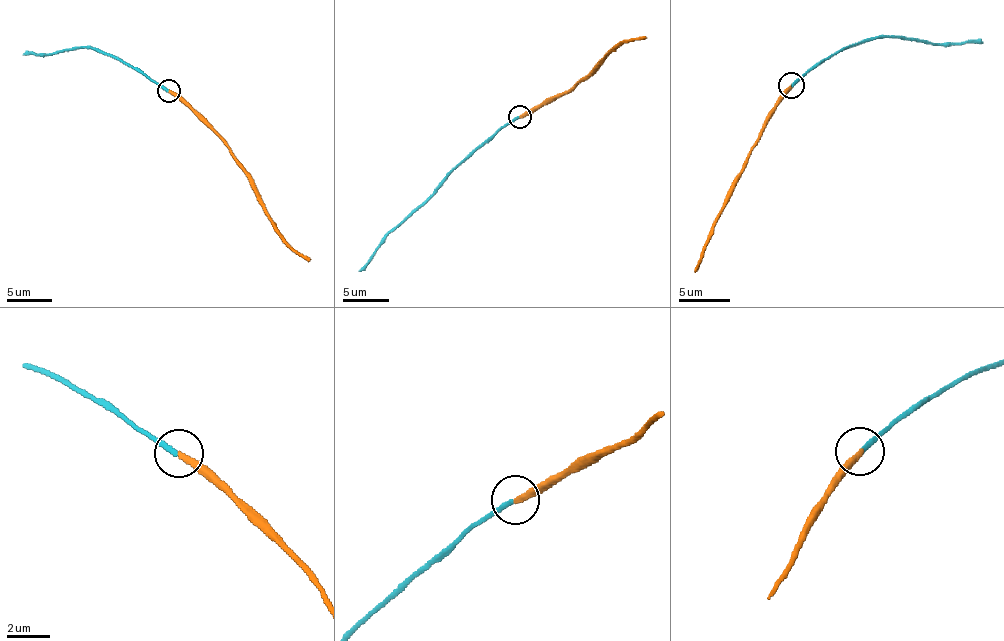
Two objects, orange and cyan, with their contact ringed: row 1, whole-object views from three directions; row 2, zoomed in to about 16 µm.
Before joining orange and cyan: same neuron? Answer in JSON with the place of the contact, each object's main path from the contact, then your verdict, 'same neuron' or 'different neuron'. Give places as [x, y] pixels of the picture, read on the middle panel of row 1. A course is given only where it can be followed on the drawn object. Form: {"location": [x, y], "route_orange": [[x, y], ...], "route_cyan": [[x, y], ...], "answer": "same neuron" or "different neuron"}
{"location": [519, 116], "route_orange": [[519, 117], [525, 117], [570, 90], [612, 49], [646, 37]], "route_cyan": [[519, 117], [469, 152], [358, 270]], "answer": "same neuron"}

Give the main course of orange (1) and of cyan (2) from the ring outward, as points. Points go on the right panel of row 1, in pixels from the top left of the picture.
1: (792, 84), (738, 177), (695, 271)
2: (792, 84), (836, 53), (870, 39), (982, 42)

